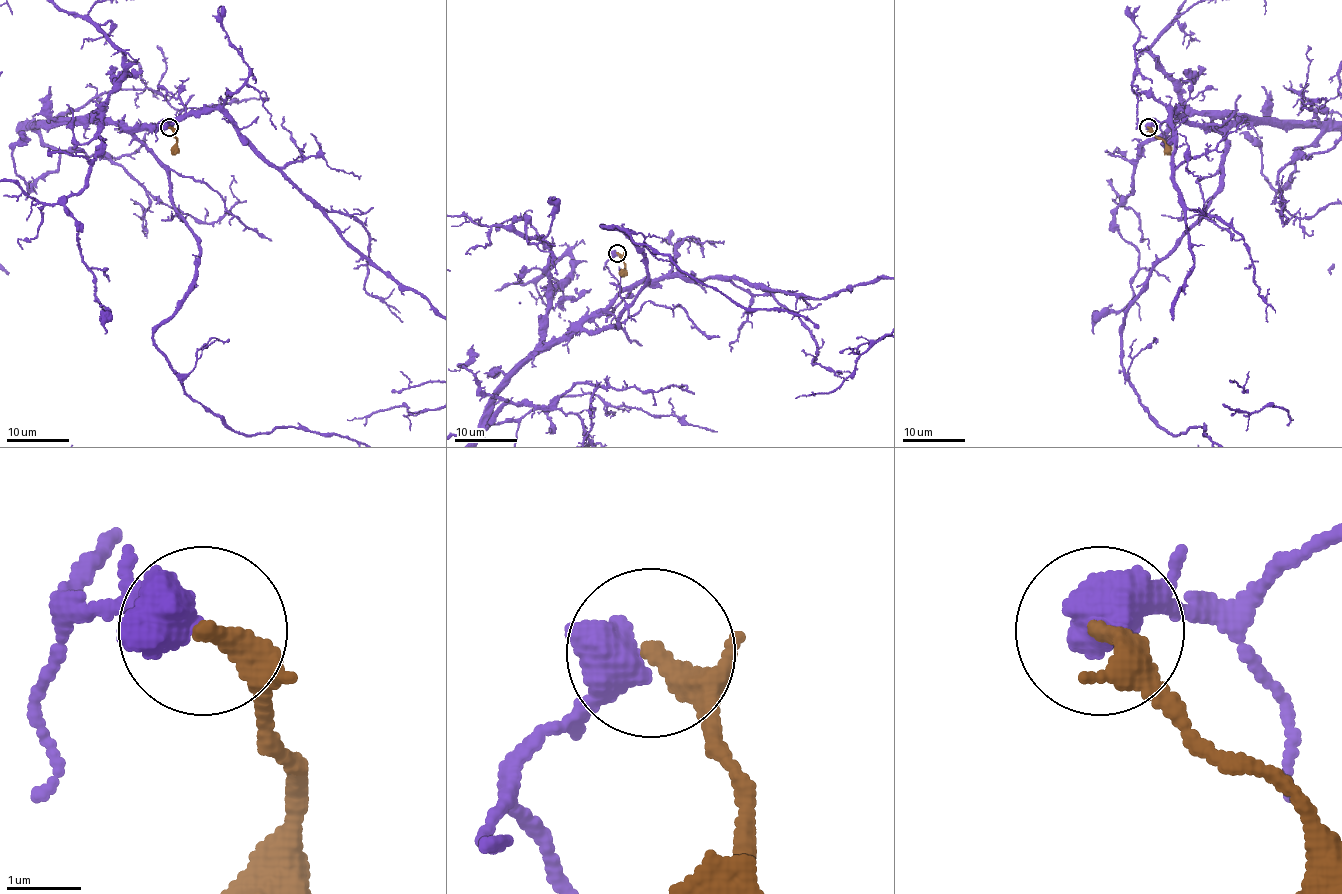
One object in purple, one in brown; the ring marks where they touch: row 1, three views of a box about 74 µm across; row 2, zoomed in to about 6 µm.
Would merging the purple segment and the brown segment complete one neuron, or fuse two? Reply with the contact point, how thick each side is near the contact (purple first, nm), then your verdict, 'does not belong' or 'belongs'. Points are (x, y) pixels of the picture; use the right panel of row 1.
(1148, 127) | 650/320 nm | does not belong

